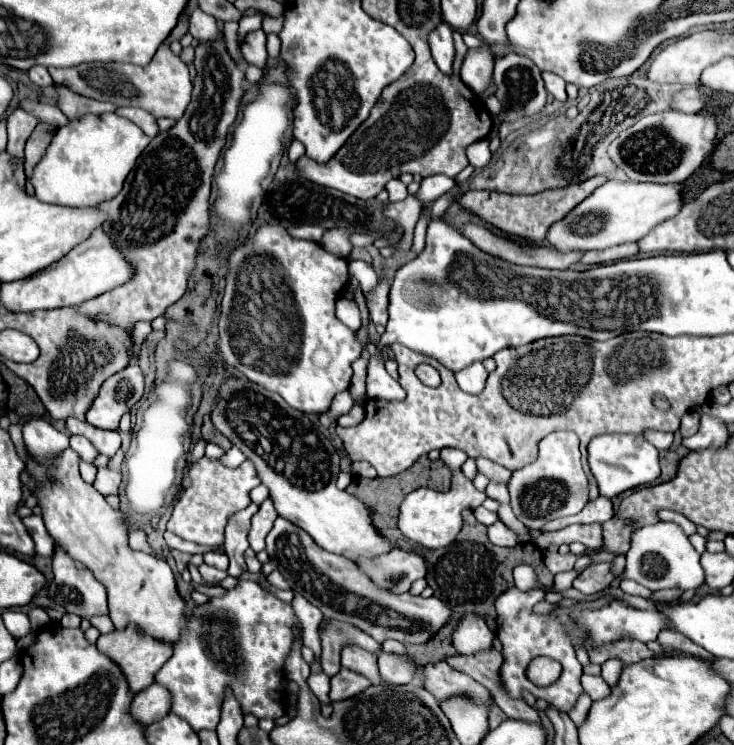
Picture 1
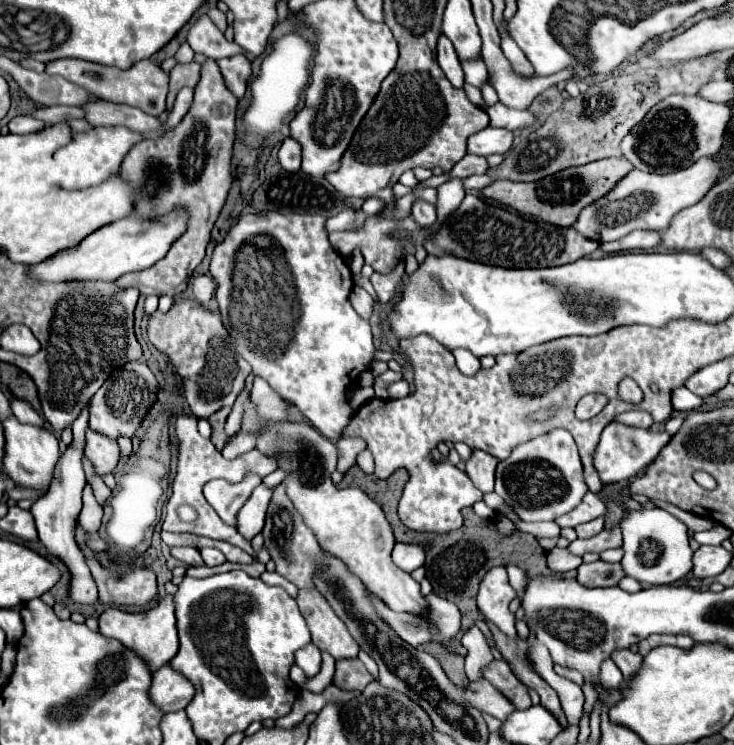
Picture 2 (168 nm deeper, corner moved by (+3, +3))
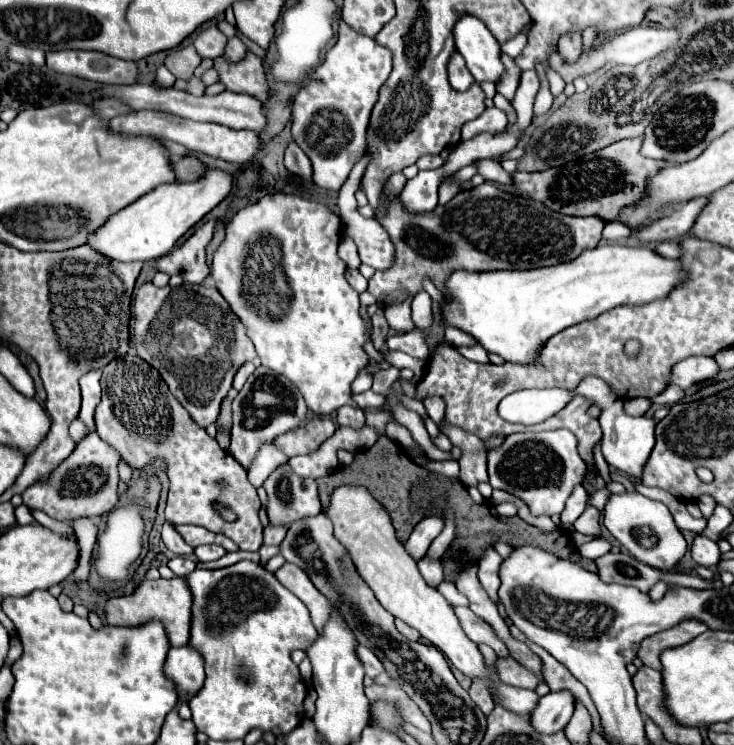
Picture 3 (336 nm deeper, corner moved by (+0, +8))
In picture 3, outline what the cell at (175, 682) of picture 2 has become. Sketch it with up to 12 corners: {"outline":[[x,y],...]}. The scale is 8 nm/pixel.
{"outline":[[192,646],[170,648],[166,676],[180,694],[204,684],[204,658]]}

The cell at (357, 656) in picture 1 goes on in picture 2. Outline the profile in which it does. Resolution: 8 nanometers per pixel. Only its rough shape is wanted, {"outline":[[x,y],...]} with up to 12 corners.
{"outline":[[317,591],[297,605],[313,643],[333,659],[355,659],[357,641]]}

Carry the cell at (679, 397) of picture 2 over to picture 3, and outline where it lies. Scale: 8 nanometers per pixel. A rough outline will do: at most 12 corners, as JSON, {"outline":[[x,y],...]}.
{"outline":[[668,386],[654,396],[652,406],[676,404],[682,400],[682,388]]}

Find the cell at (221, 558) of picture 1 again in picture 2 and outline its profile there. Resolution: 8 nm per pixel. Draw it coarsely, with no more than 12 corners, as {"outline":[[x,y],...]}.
{"outline":[[201,549],[205,565],[225,563],[219,549]]}

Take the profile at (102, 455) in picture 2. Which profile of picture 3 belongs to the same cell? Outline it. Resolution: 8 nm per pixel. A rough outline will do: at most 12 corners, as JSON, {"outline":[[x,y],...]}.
{"outline":[[92,432],[22,500],[56,520],[118,504],[118,452]]}

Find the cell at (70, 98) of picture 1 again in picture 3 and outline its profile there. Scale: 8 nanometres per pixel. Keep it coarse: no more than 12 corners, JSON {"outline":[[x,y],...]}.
{"outline":[[138,110],[110,120],[232,164],[262,150],[258,132]]}

